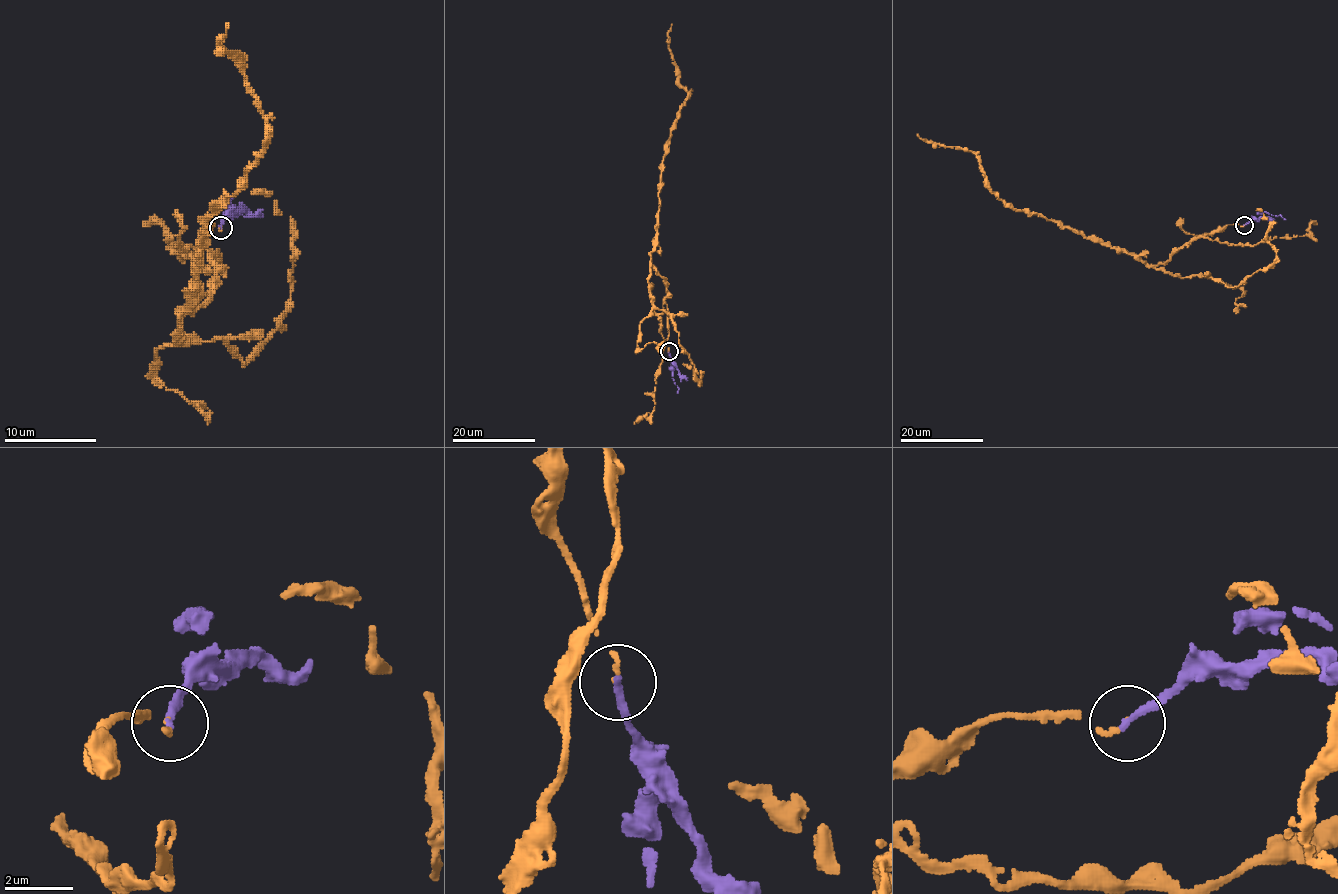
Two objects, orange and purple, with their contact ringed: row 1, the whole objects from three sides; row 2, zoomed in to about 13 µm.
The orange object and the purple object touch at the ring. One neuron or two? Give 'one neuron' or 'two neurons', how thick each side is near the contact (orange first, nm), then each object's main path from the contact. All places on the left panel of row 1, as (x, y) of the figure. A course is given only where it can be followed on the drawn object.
one neuron; calibres 90 and 200 nm; course orange (221, 226), (198, 247), (216, 286), (182, 316), (207, 221), (265, 150), (265, 117), (219, 44), (228, 23); course purple (221, 228), (230, 198), (228, 203), (240, 205), (240, 214)

